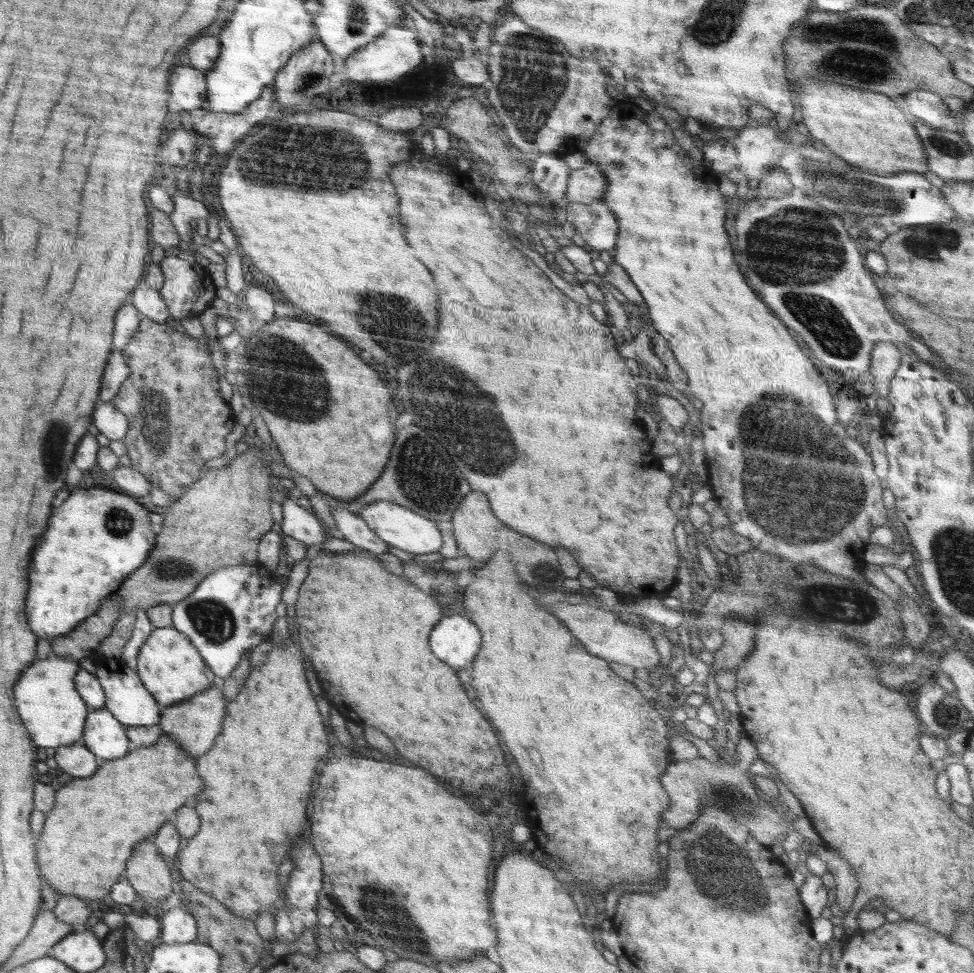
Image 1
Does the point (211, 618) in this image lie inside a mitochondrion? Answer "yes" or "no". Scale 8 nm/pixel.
yes

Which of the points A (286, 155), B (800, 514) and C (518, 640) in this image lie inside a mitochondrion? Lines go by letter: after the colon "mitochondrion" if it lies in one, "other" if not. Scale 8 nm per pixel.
A: mitochondrion
B: mitochondrion
C: other

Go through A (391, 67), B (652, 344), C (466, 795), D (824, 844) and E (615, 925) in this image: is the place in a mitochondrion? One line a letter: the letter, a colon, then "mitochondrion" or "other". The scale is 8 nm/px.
A: other
B: other
C: other
D: other
E: other

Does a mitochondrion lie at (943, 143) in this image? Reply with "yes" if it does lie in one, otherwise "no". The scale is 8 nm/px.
yes

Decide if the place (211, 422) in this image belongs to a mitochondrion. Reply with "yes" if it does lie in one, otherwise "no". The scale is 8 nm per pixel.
no

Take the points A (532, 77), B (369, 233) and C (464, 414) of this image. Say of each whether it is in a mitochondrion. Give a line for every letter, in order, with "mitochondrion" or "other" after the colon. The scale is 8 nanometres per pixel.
A: mitochondrion
B: other
C: mitochondrion

